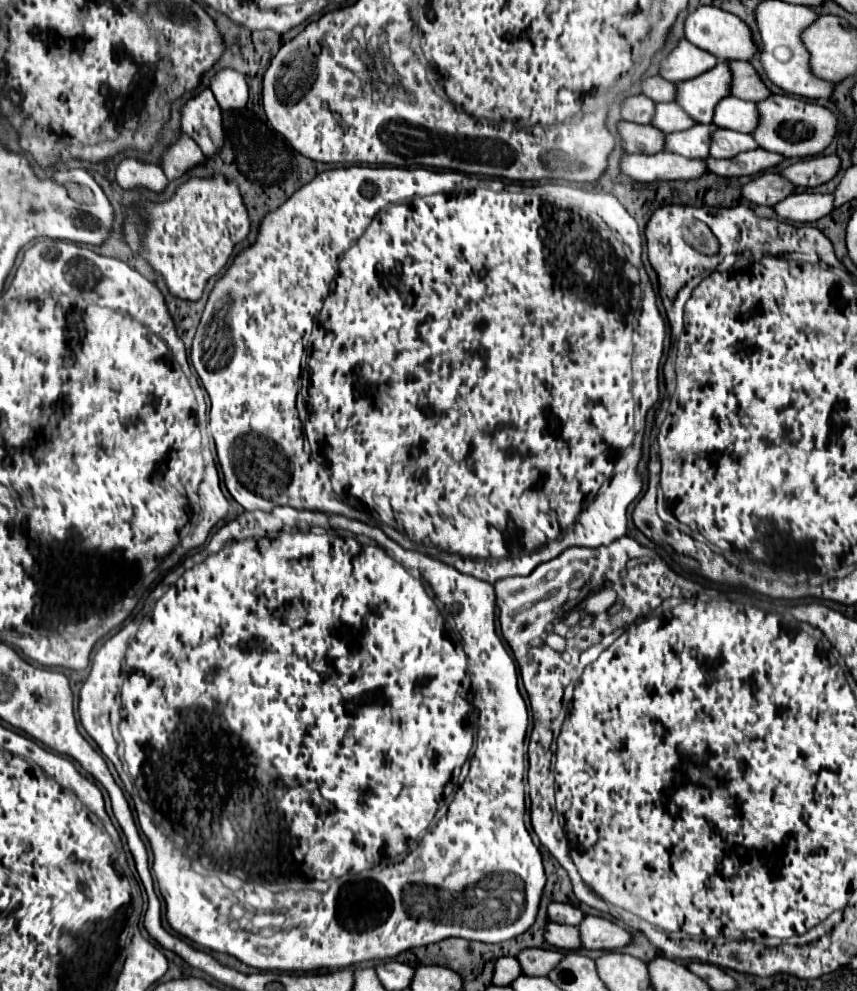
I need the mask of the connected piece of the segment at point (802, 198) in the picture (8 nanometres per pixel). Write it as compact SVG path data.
M796 193L774 205L778 217L796 223L814 223L834 211L832 193Z

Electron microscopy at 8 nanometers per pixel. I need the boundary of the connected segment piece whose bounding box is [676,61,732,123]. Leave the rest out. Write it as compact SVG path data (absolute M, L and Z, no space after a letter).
M718 63L714 69L702 73L696 79L678 83L678 99L676 103L696 121L696 123L712 123L712 115L716 103L728 97L728 87L732 85L732 71L728 71L728 63Z

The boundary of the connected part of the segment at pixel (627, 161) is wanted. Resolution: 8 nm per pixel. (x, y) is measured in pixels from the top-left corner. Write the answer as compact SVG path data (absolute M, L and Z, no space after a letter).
M670 151L656 155L624 155L622 173L636 181L674 181L674 179L696 179L708 173L704 159L684 159Z

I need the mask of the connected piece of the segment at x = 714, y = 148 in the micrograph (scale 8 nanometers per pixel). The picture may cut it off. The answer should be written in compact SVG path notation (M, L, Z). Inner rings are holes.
M718 129L712 135L712 145L710 145L710 155L714 159L732 159L738 153L758 149L760 145L752 141L752 135L730 131L730 129Z

